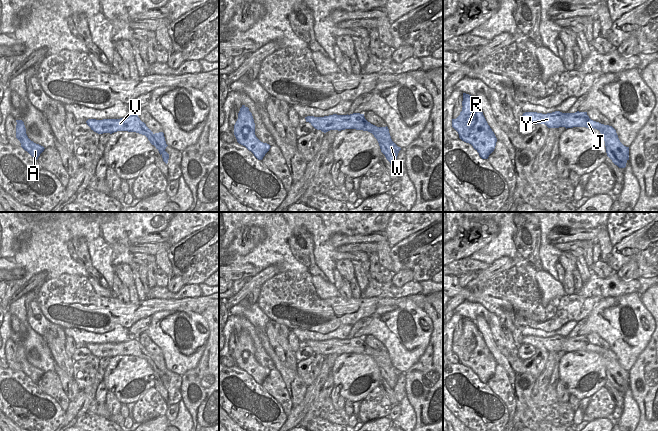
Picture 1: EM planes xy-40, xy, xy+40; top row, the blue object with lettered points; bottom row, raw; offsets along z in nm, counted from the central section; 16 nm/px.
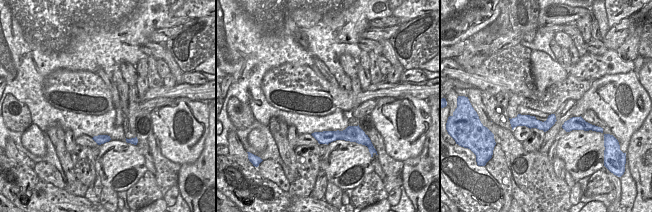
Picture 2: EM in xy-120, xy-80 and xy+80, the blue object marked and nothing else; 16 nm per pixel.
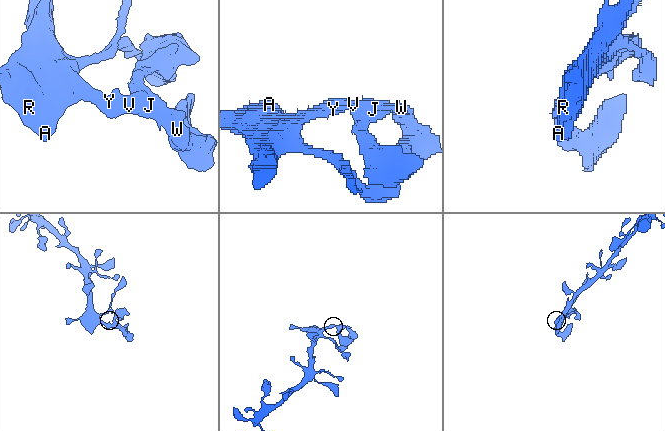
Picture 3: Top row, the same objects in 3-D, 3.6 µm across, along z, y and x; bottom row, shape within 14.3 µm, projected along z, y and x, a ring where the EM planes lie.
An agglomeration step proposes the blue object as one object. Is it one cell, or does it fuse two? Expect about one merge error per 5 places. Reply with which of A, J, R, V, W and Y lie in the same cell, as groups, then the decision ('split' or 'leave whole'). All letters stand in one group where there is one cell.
A J R V W Y | leave whole

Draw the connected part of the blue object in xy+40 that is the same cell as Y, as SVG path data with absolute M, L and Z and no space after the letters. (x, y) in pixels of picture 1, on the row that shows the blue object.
M555 111L547 114L525 112L522 119L531 120L535 124L545 124L548 128L586 127L597 129L604 138L607 156L615 165L625 168L629 160L629 147L620 142L616 130L612 126L591 120L587 112L562 113Z

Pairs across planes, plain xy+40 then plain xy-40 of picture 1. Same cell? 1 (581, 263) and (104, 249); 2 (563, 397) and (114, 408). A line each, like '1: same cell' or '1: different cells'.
1: different cells
2: same cell

